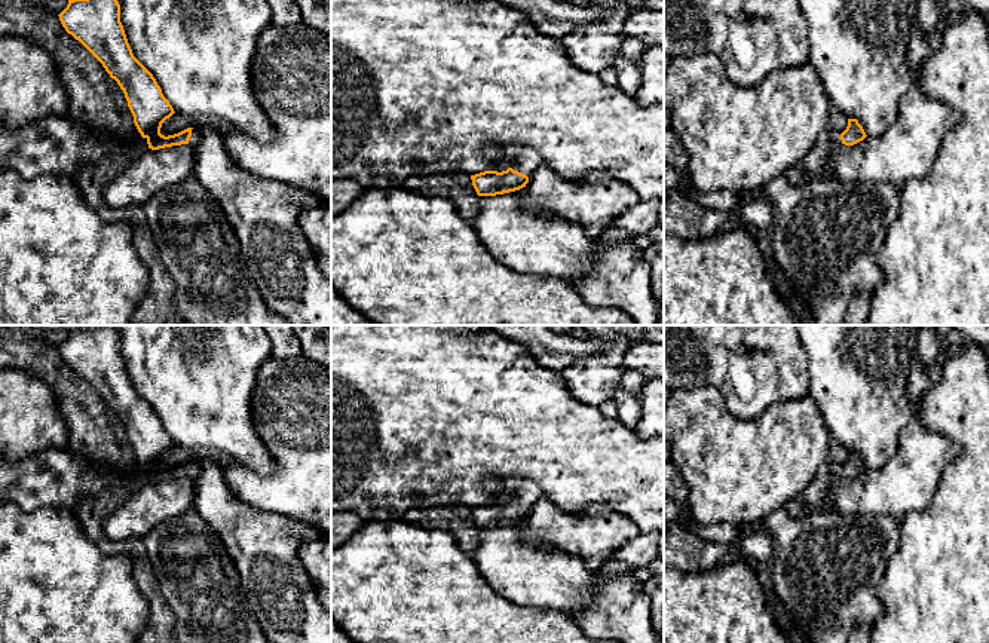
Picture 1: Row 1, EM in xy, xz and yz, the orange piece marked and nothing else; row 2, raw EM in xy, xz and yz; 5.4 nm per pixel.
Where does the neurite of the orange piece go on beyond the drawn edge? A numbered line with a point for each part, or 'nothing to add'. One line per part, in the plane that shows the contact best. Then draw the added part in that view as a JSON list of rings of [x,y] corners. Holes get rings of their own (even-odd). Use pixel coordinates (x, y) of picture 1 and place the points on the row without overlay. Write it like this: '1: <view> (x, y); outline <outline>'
1: xz (520, 490); outline [[[509,478],[503,481],[509,499],[530,509],[544,495],[542,490],[526,478]]]

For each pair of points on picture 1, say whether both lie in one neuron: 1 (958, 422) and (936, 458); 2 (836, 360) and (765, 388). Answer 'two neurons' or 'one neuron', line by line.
1: two neurons
2: two neurons

